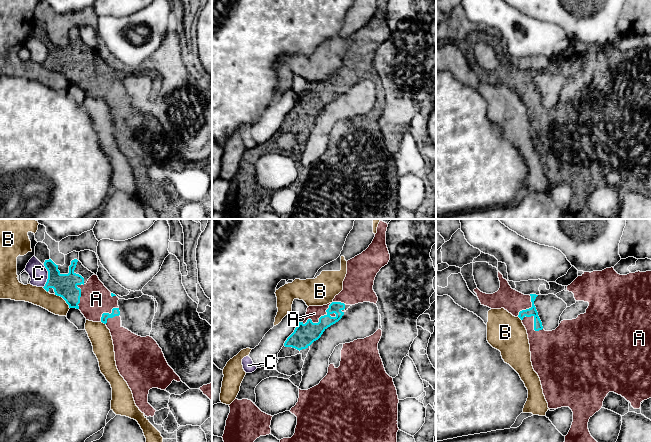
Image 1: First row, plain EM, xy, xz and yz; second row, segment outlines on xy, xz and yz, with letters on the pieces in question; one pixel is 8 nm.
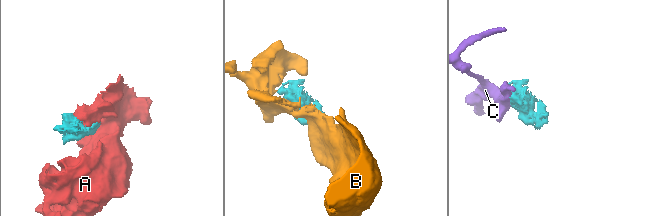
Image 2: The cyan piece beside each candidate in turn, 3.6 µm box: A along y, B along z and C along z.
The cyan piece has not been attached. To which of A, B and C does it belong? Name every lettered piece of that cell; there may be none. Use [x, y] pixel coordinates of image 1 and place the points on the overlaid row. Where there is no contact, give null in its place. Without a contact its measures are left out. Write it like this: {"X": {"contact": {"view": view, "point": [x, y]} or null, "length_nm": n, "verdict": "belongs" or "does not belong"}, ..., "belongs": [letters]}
{"A": {"contact": {"view": "xz", "point": [319, 319]}, "length_nm": 280, "verdict": "belongs"}, "B": {"contact": {"view": "xy", "point": [63, 298]}, "length_nm": 170, "verdict": "does not belong"}, "C": {"contact": {"view": "xy", "point": [48, 276]}, "length_nm": 180, "verdict": "does not belong"}, "belongs": ["A"]}

